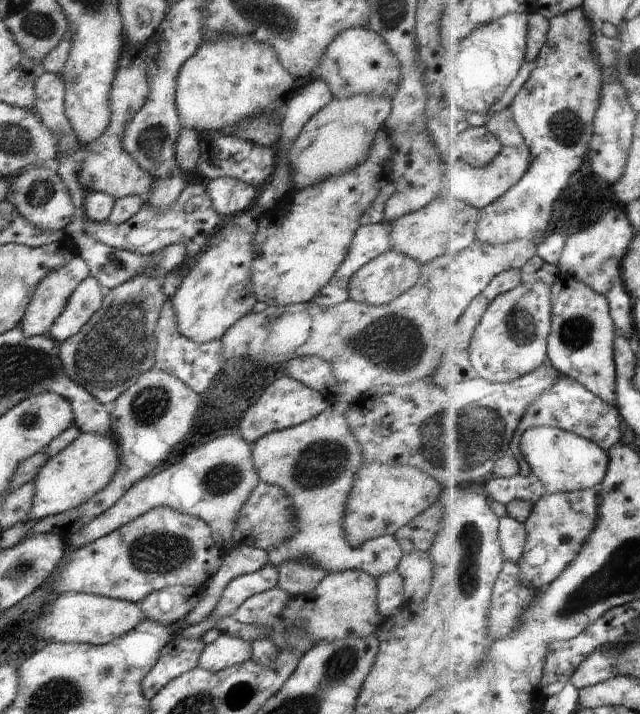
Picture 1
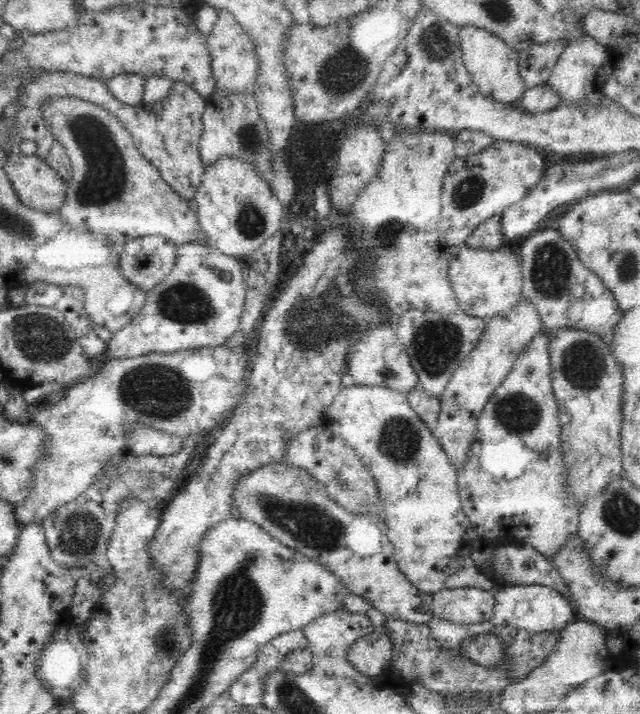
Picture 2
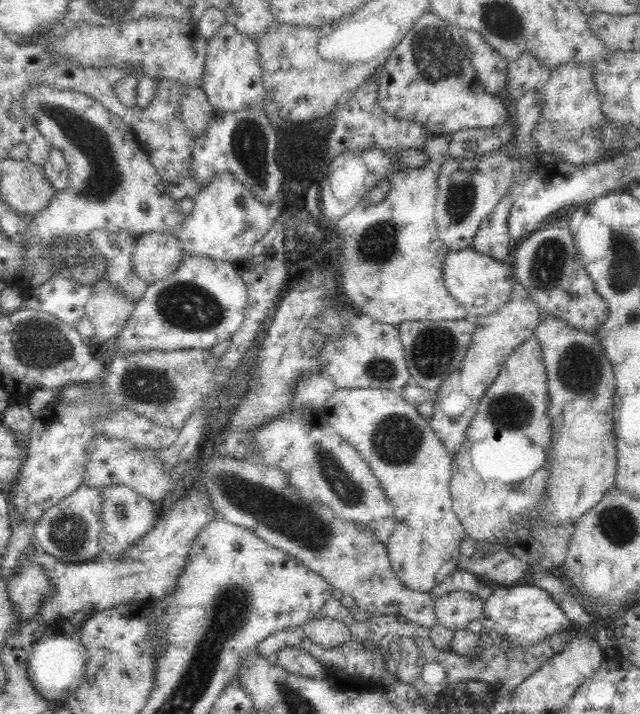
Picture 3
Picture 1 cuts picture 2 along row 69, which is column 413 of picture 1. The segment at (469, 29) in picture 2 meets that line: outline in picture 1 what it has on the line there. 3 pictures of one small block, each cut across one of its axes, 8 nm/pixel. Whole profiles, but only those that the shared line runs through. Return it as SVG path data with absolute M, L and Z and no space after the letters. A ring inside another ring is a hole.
M365 460L357 468L355 480L351 484L353 486L343 515L343 538L353 548L369 538L392 535L437 501L442 489L435 479L417 468L395 467Z

